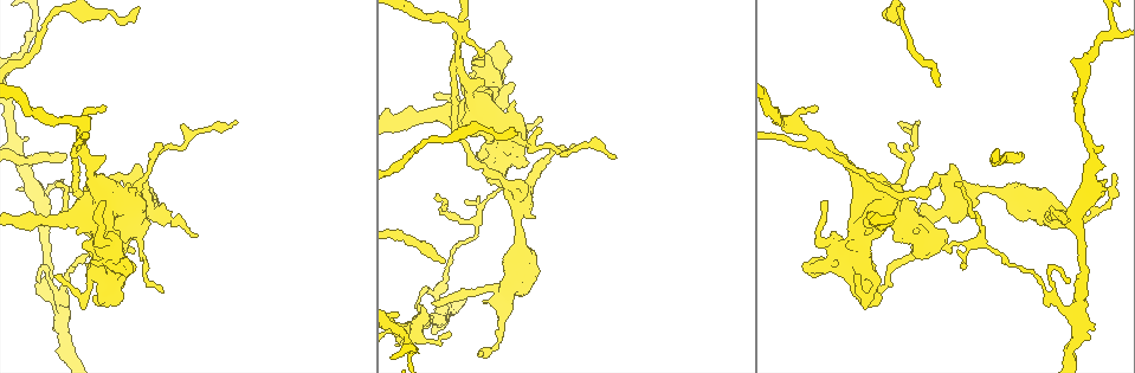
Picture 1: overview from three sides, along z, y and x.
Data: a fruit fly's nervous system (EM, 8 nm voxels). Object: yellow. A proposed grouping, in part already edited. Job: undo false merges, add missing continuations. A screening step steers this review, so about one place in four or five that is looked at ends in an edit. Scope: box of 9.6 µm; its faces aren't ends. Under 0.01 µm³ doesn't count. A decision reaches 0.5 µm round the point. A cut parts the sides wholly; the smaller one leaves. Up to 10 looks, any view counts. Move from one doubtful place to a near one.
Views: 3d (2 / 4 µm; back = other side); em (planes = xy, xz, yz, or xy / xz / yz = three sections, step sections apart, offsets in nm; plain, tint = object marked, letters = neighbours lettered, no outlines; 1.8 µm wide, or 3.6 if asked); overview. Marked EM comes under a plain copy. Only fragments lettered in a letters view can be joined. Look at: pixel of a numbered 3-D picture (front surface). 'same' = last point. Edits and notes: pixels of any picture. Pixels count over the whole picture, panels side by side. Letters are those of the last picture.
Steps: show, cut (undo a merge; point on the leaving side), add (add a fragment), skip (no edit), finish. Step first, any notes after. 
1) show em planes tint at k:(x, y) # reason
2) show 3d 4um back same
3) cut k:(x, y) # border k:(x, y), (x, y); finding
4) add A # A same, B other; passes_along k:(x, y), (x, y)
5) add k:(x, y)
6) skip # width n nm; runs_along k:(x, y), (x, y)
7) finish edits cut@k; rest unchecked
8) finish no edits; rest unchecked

show 3d 4um back at 1:(76, 138) # two arms at a narrow angle

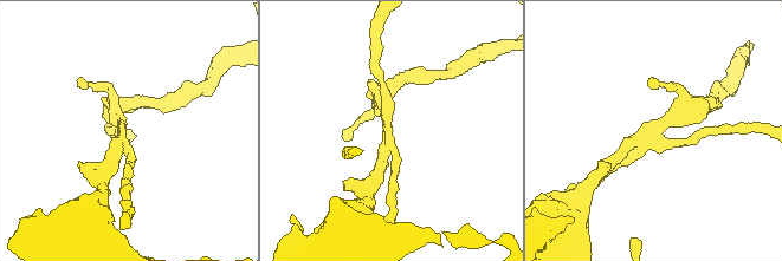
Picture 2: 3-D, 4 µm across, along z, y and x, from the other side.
show em xy step 4 tint at 2:(651, 132) # arms 3

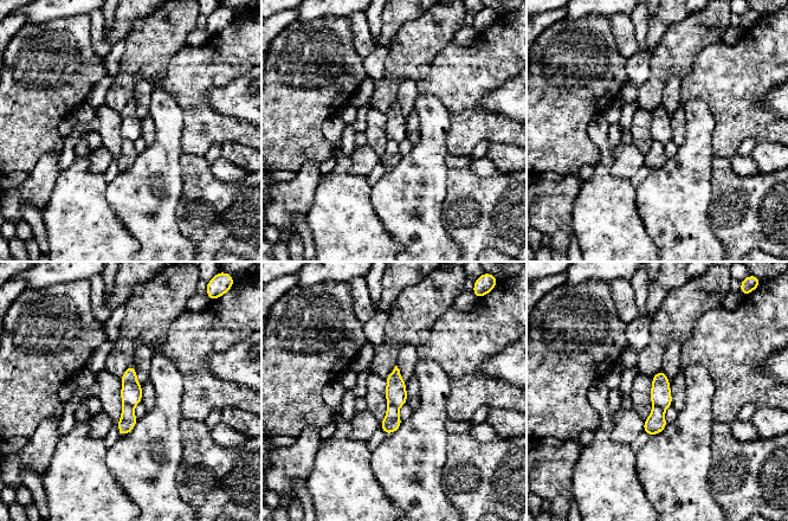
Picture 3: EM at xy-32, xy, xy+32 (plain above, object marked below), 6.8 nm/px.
show em planes letters same # another direction

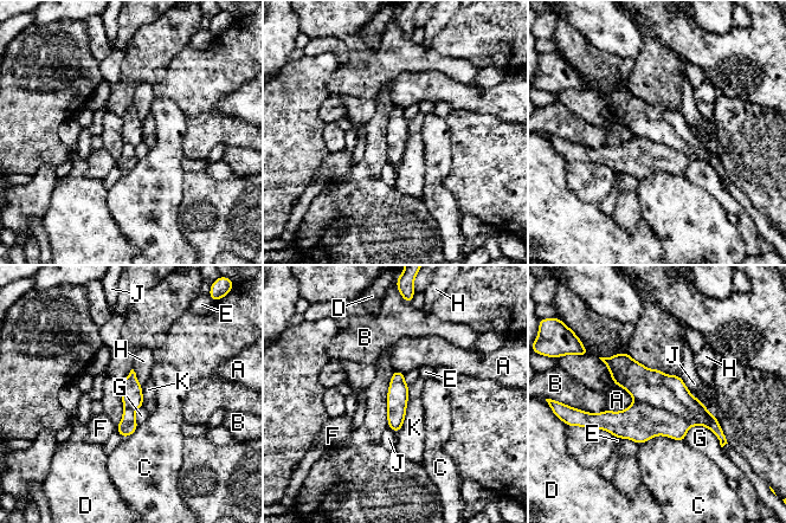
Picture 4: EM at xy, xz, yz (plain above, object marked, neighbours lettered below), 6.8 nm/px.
cut 4:(639, 423) # A other, B other, C other, D other, E other, F other, G other, H other, J other, K other; a second neuron is stuck on

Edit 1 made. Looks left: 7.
show 3d 2um at 1:(123, 20) # abrupt turn

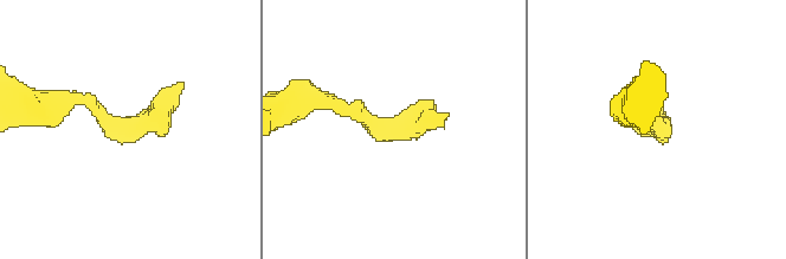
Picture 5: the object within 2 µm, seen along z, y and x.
show em yz step 4 tint at 5:(399, 127)

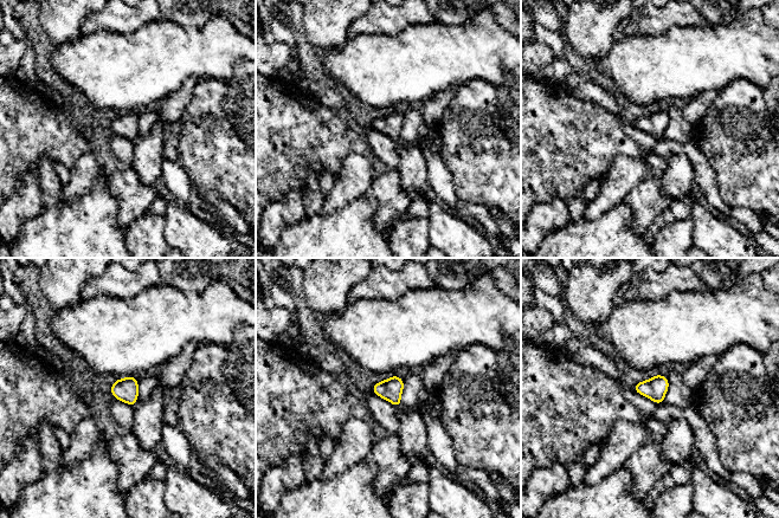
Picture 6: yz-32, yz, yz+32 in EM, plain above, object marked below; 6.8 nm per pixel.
show em planes letters same # cut it another way

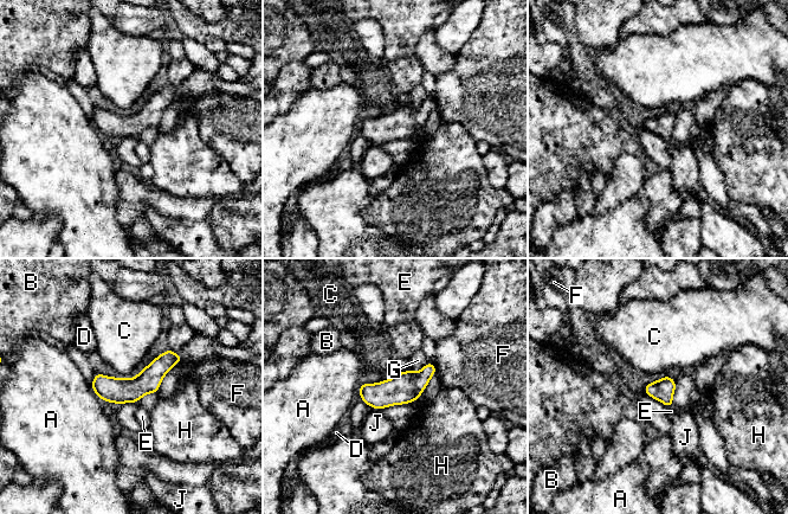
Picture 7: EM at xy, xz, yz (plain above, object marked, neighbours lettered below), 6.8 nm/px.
skip # A other, B other, C other, D other, E other, F other, G other, H other, J other; runs_along 7:(179, 359), (139, 386), (95, 386); one neuron here

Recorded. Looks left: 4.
show 3d 4um back at 1:(62, 221) # sudden change in width

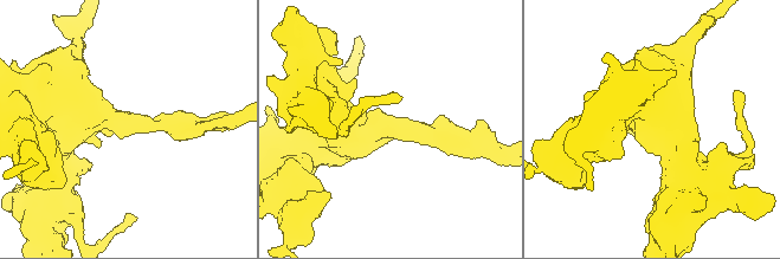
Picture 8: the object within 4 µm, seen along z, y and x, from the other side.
show em xy step 8 letters at 8:(125, 124) # arm_widths 260, 600 nm; now the EM

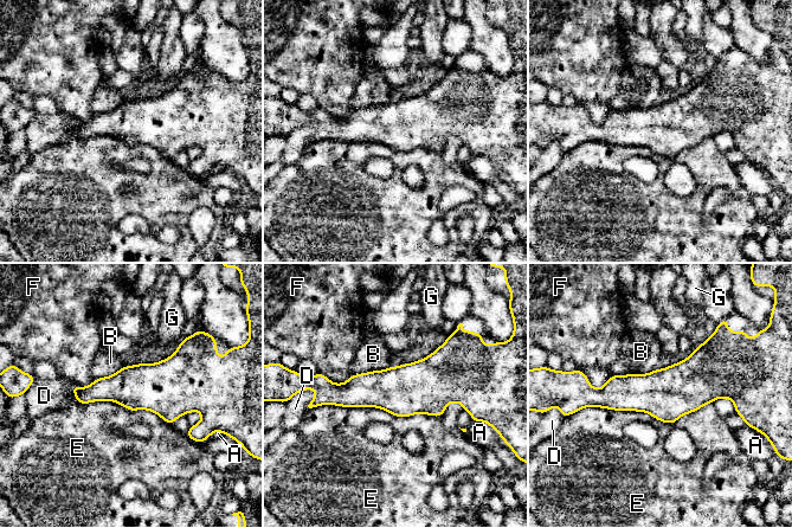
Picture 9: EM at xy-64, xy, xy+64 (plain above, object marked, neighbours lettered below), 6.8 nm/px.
skip # A other, B other, D other, E other, F other, G other; runs_along 9:(324, 390), (456, 391), (467, 401); all the same neuron

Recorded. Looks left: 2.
show 3d 2um at 1:(36, 194) # sharp bend

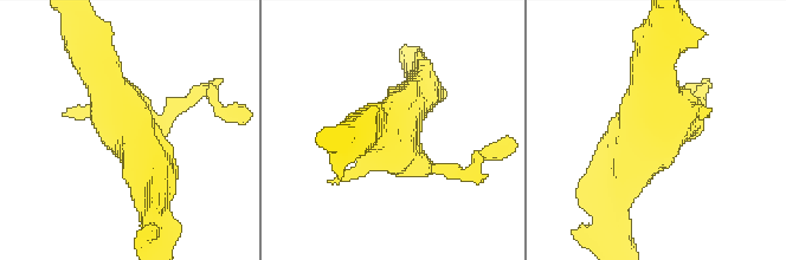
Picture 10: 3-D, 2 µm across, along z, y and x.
show em planes letters at 10:(123, 126)

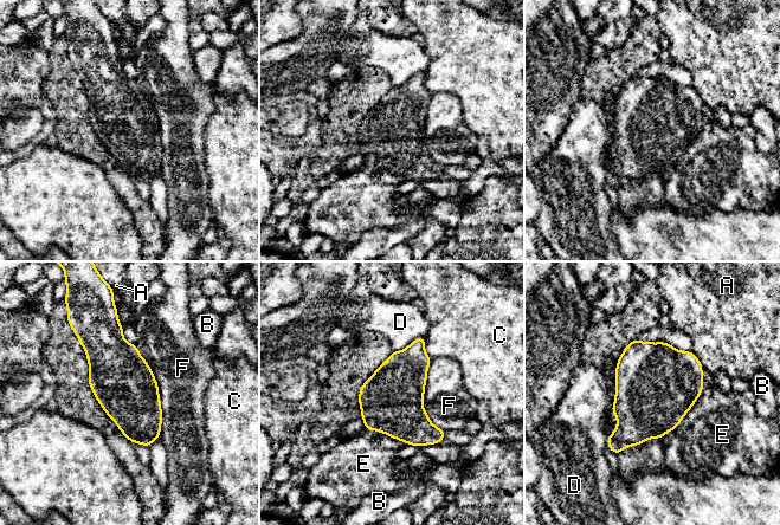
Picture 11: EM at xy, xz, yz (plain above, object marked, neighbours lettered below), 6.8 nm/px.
skip # A other, B other, C other, D other, E other, F other; border 11:(136, 344), (158, 384), (161, 434); all the same neuron

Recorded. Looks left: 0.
finish edits cut@4; rest unchecked

